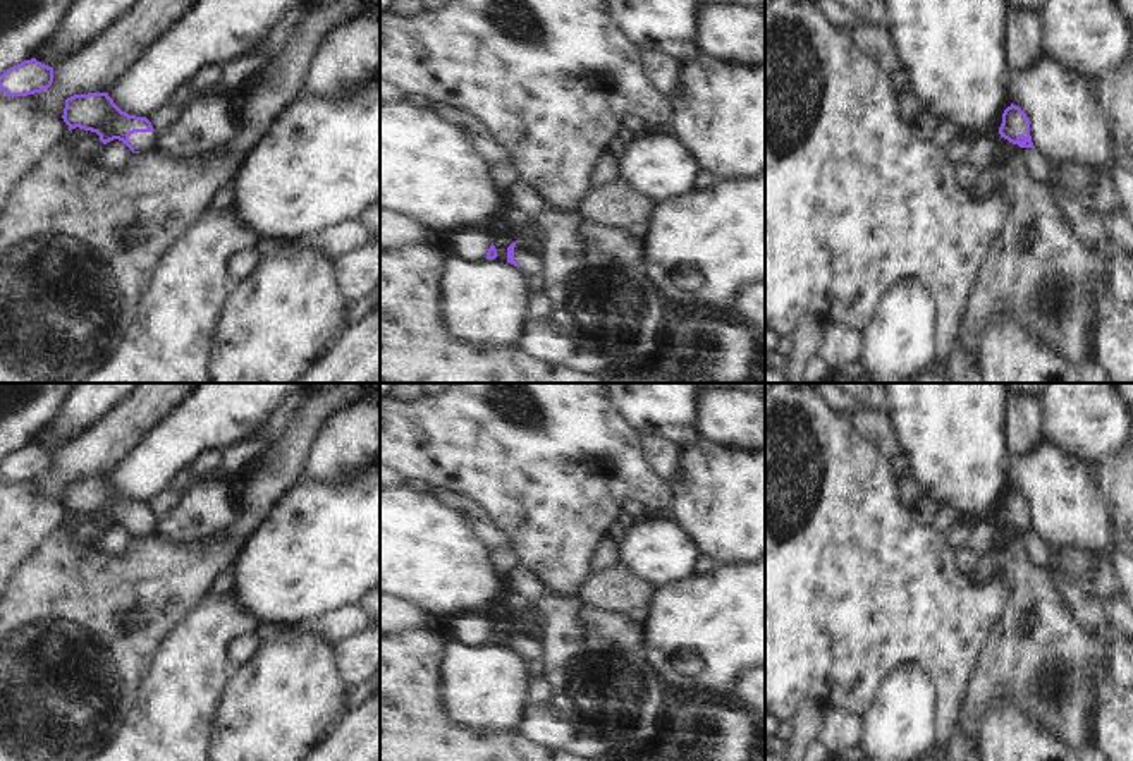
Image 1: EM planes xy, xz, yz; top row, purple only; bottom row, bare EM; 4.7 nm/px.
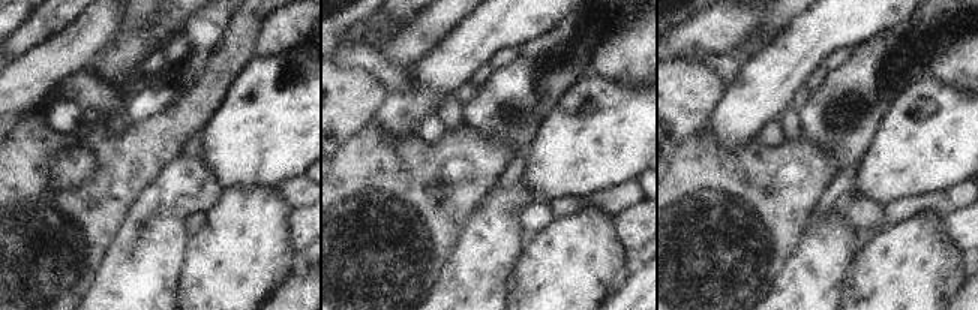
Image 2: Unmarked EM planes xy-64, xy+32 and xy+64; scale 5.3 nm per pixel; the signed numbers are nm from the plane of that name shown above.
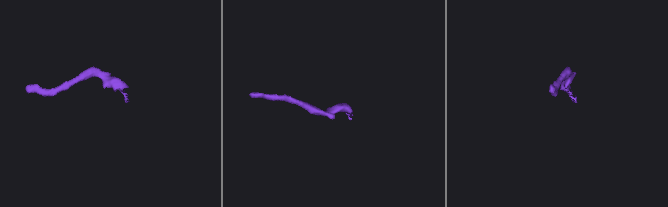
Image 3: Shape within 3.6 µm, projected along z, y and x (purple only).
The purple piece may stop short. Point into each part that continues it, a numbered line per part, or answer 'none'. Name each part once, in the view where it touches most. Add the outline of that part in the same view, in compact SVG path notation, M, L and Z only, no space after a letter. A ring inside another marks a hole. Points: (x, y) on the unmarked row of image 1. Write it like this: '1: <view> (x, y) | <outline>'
1: xy (141, 526) | M134 517L129 521L129 529L134 533L134 536L144 538L158 533L160 529L160 517Z

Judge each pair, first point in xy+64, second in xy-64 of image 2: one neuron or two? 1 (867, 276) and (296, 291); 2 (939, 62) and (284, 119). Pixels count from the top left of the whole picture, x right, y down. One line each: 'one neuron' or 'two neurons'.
1: two neurons
2: two neurons

